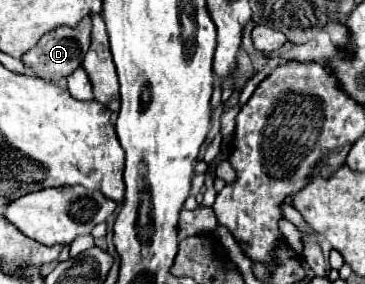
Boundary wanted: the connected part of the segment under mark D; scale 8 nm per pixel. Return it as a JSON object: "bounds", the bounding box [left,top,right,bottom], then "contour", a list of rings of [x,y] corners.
{"bounds":[21,17,91,81],"contour":[[[83,17],[75,27],[59,25],[53,31],[45,33],[43,39],[21,59],[25,61],[27,67],[33,69],[33,73],[45,81],[57,81],[67,75],[71,75],[77,67],[81,67],[81,59],[85,57],[89,49],[89,35],[91,35],[91,19]]]}

